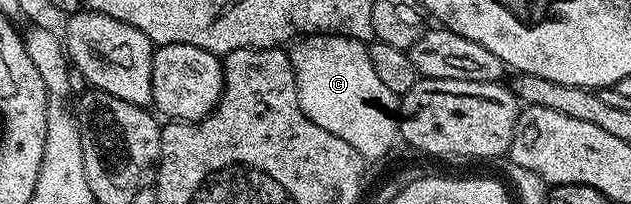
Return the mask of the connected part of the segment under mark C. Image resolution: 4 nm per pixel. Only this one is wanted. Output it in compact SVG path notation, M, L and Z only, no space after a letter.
M307 35L298 38L288 48L289 60L295 73L295 85L299 93L299 105L303 113L319 129L343 137L351 149L355 149L366 161L381 159L399 139L399 99L379 81L375 69L371 66L369 48L362 40L346 35Z

